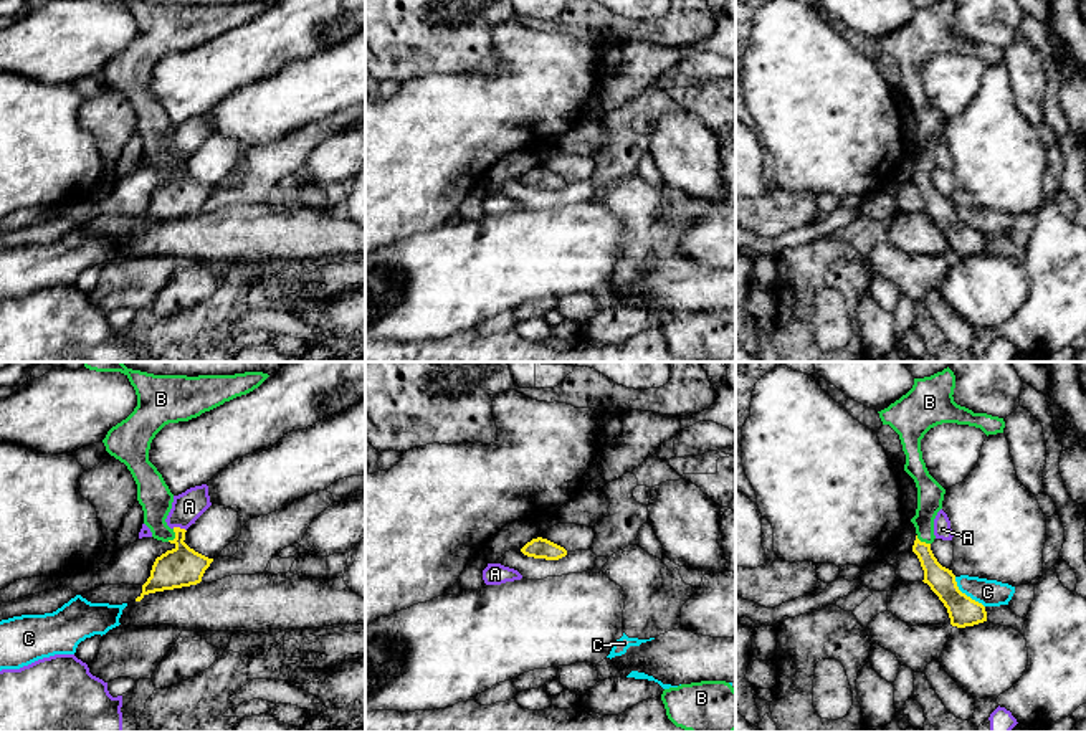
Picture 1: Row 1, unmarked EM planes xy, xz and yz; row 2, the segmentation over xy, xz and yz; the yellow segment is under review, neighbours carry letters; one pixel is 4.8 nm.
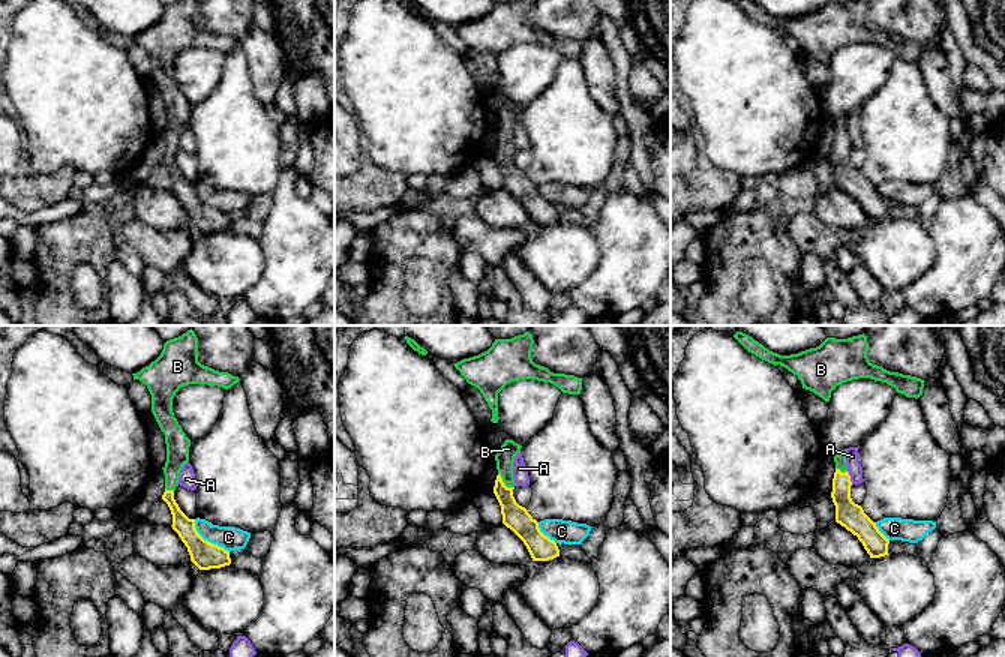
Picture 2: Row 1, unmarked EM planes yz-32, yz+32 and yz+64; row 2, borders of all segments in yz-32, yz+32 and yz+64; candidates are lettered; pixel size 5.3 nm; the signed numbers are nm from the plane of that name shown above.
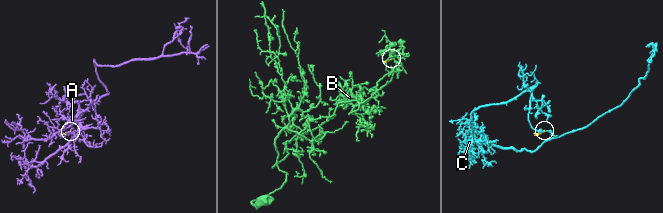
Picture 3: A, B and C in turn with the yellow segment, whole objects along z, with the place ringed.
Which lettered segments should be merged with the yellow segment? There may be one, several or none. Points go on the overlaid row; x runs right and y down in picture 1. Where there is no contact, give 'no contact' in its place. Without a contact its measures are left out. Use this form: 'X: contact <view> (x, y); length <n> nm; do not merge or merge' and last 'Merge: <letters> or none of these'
A: contact xy (179, 527); length 70 nm; do not merge
B: contact xy (176, 537); length 70 nm; merge
C: contact yz (964, 594); length 220 nm; do not merge
Merge: B

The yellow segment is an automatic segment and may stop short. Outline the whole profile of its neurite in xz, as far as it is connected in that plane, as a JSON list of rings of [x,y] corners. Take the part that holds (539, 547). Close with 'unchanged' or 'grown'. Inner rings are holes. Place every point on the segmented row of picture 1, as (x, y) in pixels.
[[[537,537],[527,542],[521,552],[527,557],[559,560],[567,555],[567,550],[547,539]]]; unchanged

